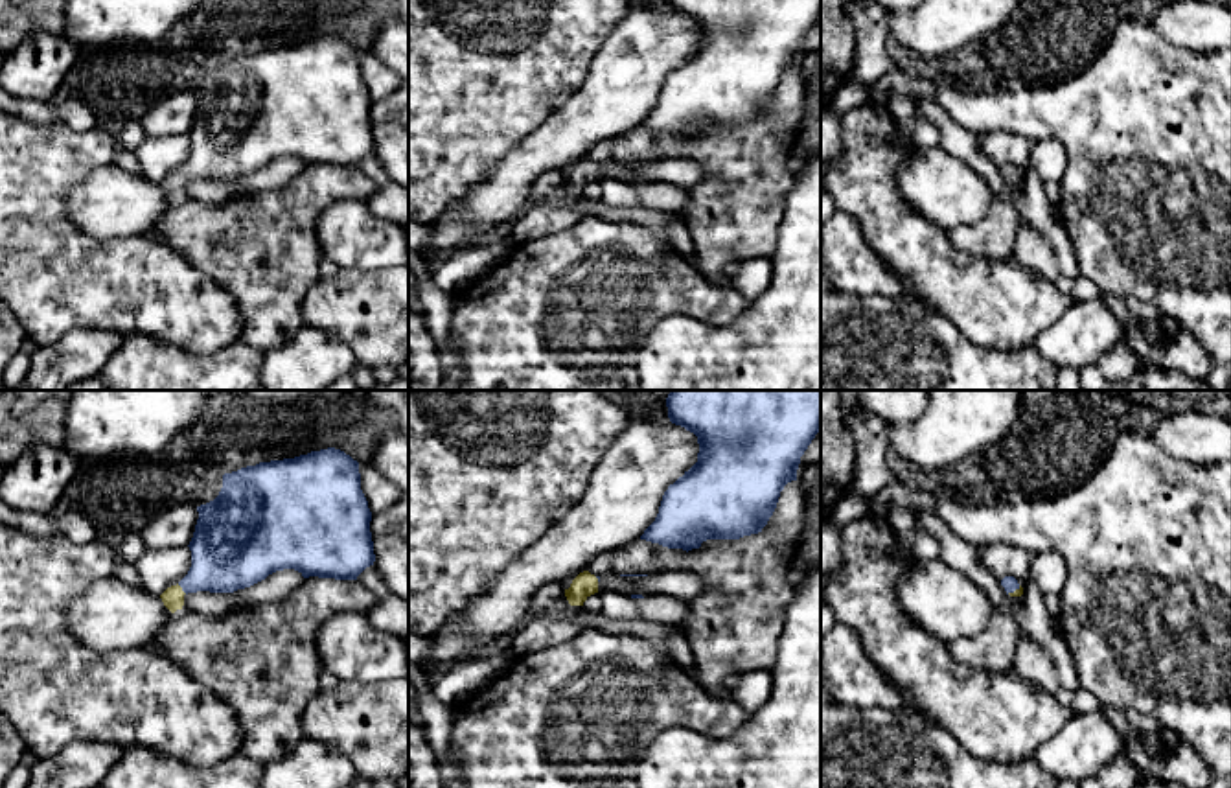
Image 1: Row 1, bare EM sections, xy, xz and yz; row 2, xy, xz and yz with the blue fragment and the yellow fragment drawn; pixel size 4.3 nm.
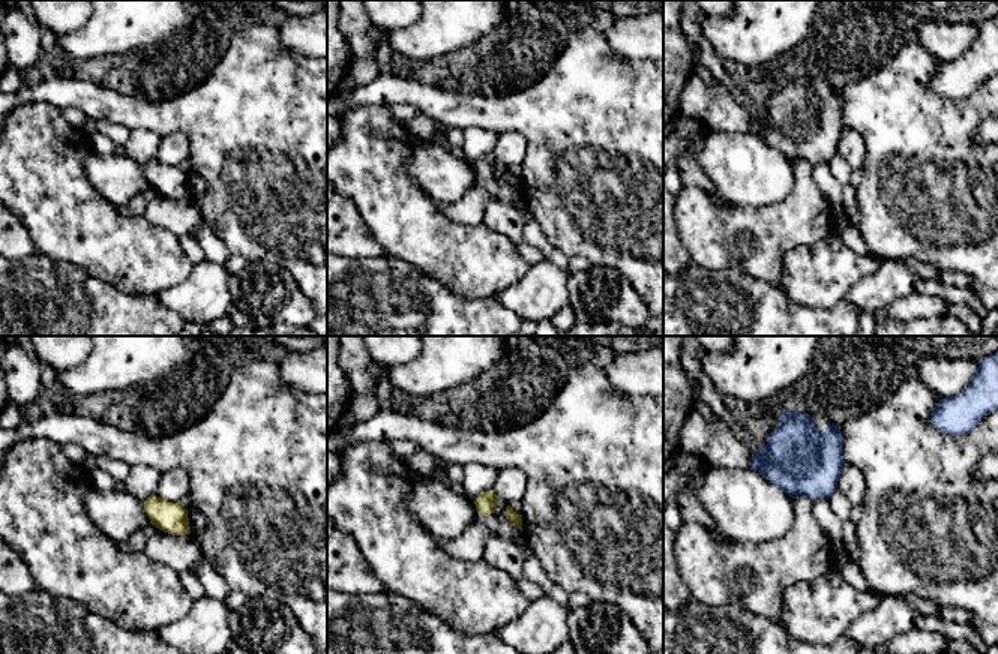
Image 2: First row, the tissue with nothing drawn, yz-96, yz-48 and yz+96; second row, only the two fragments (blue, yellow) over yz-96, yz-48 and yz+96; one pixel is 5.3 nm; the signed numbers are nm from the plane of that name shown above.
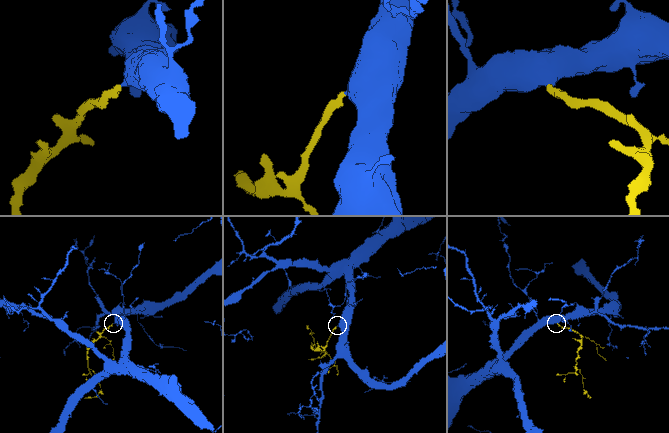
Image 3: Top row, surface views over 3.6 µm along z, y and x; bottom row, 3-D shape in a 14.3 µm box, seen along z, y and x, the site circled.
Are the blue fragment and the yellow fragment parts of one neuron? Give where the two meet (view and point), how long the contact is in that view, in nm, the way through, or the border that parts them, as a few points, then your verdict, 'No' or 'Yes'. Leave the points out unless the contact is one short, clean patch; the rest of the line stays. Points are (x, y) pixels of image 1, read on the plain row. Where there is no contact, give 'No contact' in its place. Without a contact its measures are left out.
Touches blue at xy (183, 177). Shared border 60 nm. Path across: xy (227, 140), (205, 162), (183, 177), (173, 185). Yes

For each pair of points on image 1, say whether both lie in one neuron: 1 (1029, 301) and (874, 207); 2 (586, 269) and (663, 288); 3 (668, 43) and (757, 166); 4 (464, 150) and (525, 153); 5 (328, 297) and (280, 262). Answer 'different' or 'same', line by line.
1: same
2: same
3: different
4: different
5: different

